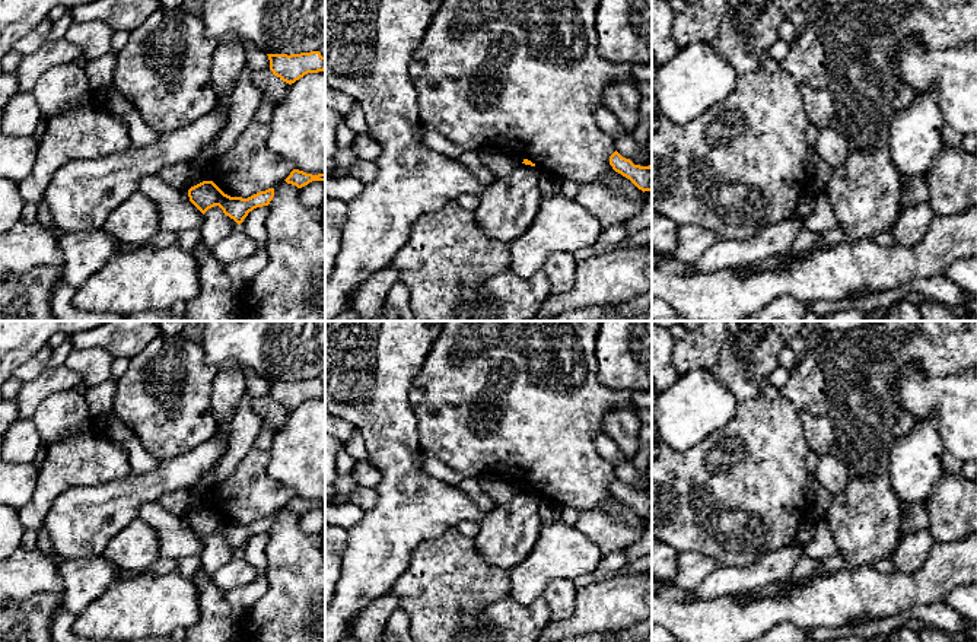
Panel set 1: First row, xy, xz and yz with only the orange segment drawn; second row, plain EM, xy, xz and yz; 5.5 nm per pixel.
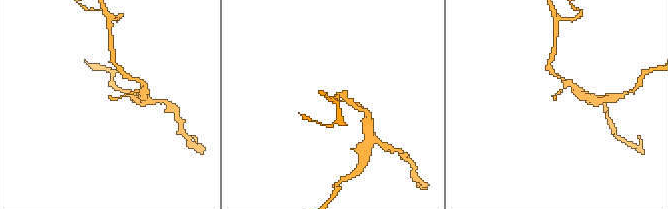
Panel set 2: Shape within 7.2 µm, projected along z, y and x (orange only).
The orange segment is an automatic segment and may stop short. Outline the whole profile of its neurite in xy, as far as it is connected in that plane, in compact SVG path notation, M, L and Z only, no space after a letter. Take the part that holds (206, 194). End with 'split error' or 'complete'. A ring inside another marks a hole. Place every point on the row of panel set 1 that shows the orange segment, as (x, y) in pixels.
M203 181L188 190L190 201L204 214L209 209L219 206L226 216L238 225L249 212L268 206L274 197L274 188L260 191L248 198L225 194L213 181Z; complete

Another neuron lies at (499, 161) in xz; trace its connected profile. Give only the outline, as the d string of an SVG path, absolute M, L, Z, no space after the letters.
M502 147L478 150L478 158L497 178L507 175L523 162L521 155Z

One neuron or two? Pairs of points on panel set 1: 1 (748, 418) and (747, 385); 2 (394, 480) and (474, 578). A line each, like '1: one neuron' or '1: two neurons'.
1: two neurons
2: two neurons

